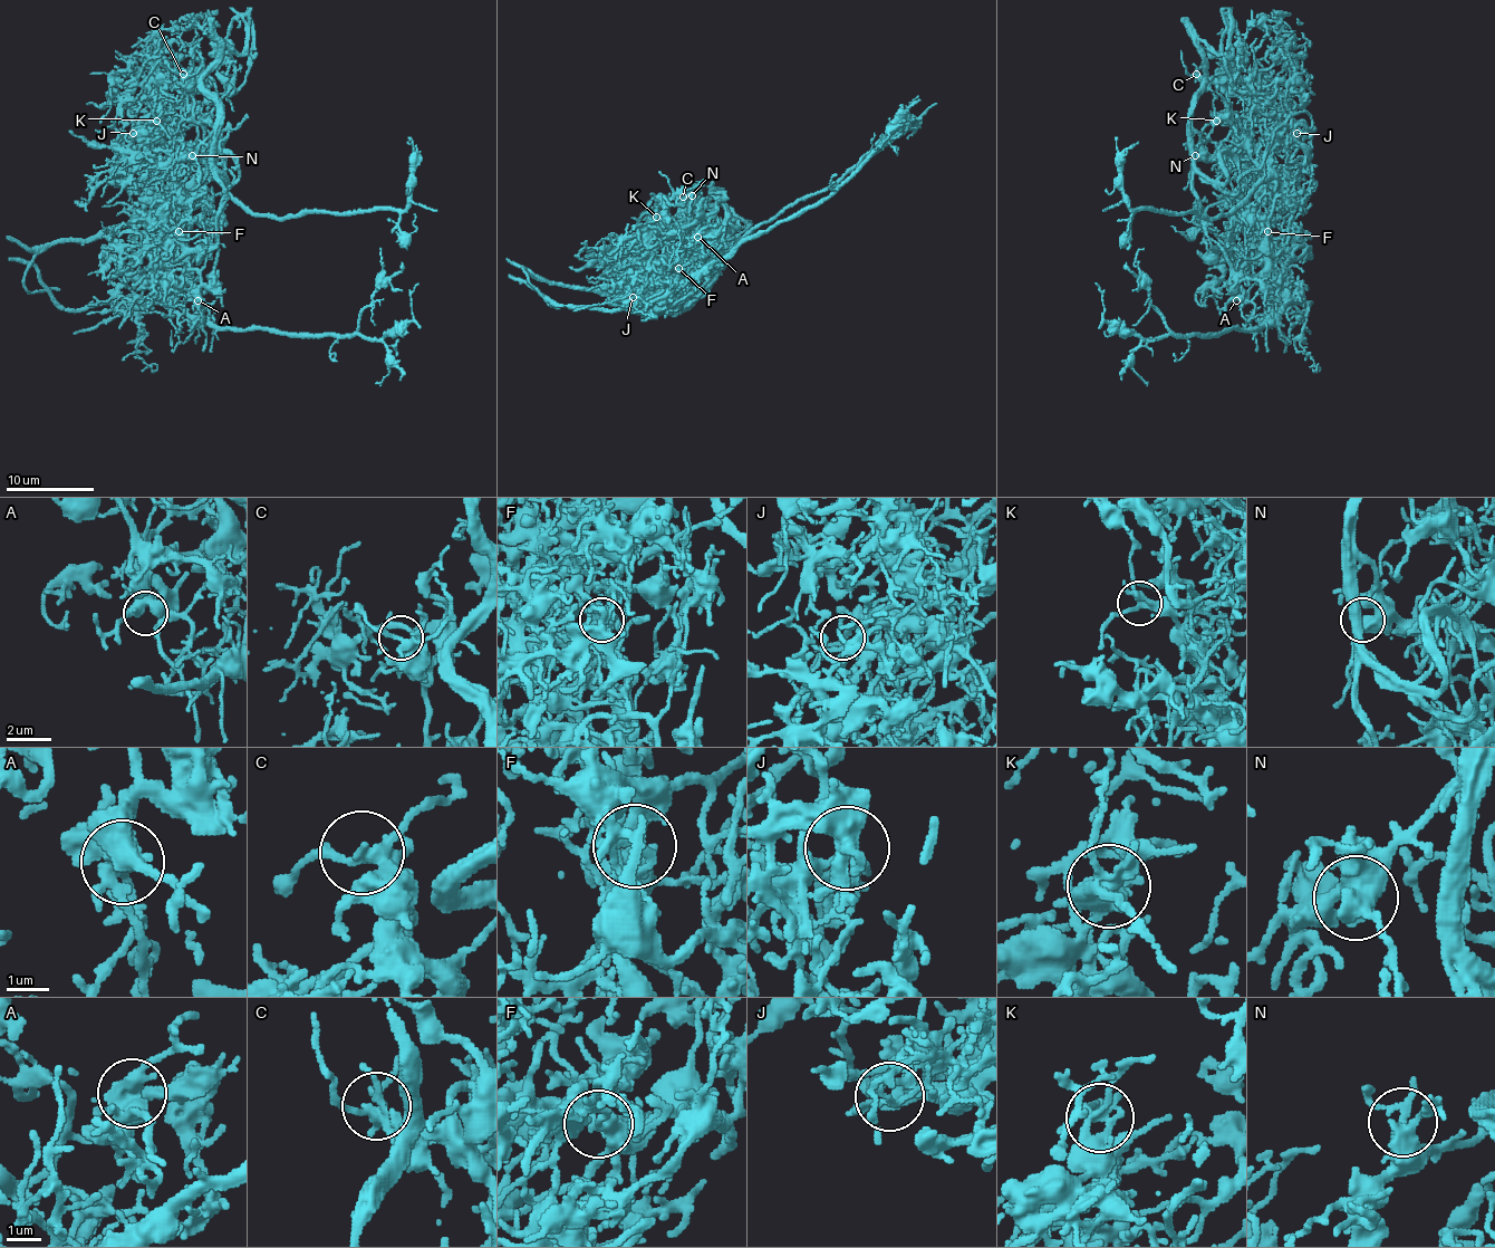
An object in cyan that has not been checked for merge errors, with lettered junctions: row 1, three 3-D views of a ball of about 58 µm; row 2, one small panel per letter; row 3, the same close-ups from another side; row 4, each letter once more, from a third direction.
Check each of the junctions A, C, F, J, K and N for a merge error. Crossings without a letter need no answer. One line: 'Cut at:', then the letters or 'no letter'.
Cut at: F, J

